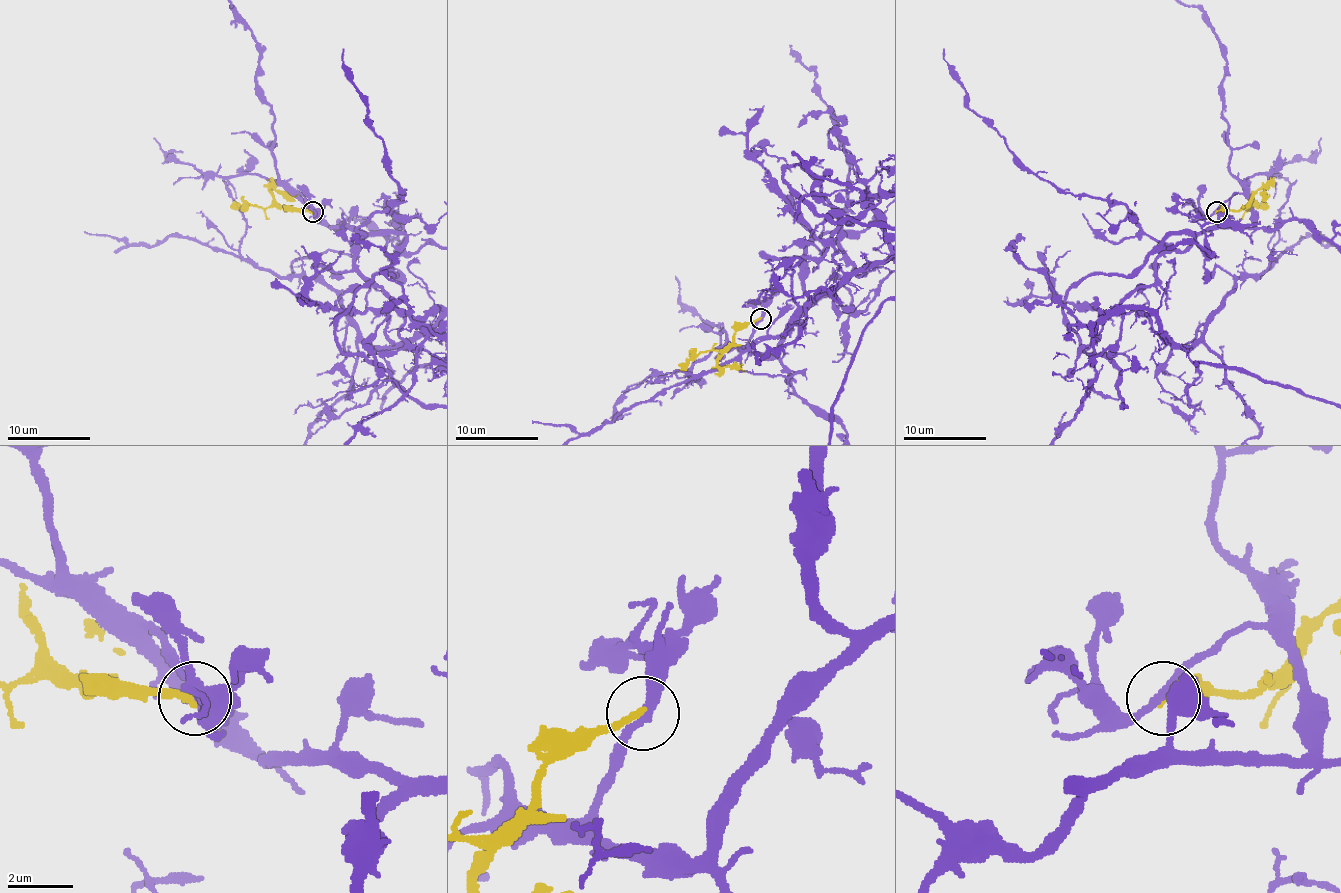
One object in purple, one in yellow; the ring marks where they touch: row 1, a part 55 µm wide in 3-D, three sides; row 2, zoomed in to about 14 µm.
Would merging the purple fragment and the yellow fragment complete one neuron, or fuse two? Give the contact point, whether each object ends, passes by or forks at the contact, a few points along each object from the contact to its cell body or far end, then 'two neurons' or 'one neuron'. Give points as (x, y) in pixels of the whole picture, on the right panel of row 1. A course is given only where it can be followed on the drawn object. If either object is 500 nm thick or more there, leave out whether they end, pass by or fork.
at (1216, 211); purple passes by; yellow ends there; yellow runs (1216, 212), (1241, 210), (1259, 189), (1268, 195), (1270, 193); two neurons

